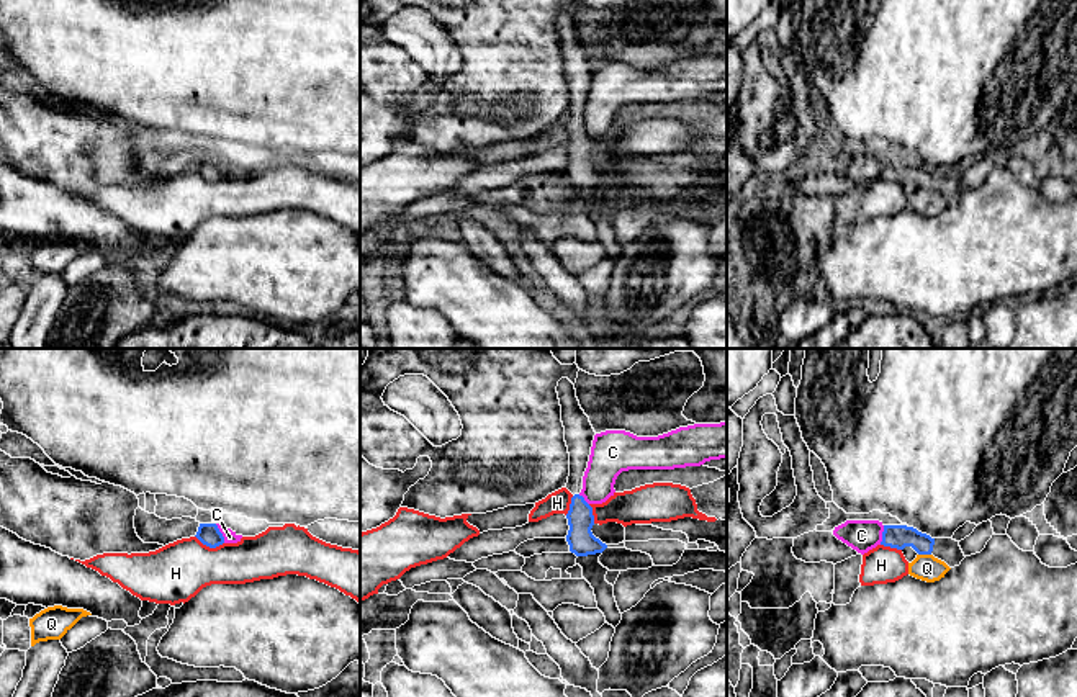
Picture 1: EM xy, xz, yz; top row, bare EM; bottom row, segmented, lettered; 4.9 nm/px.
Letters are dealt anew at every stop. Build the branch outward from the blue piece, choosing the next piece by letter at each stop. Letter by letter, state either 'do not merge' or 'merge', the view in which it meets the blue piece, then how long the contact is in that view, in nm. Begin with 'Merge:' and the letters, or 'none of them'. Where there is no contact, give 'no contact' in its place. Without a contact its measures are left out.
Merge: none of them
C: do not merge; contact in xy; length 110 nm
H: do not merge; contact in xy; length 150 nm
Q: do not merge; contact in yz; length 60 nm

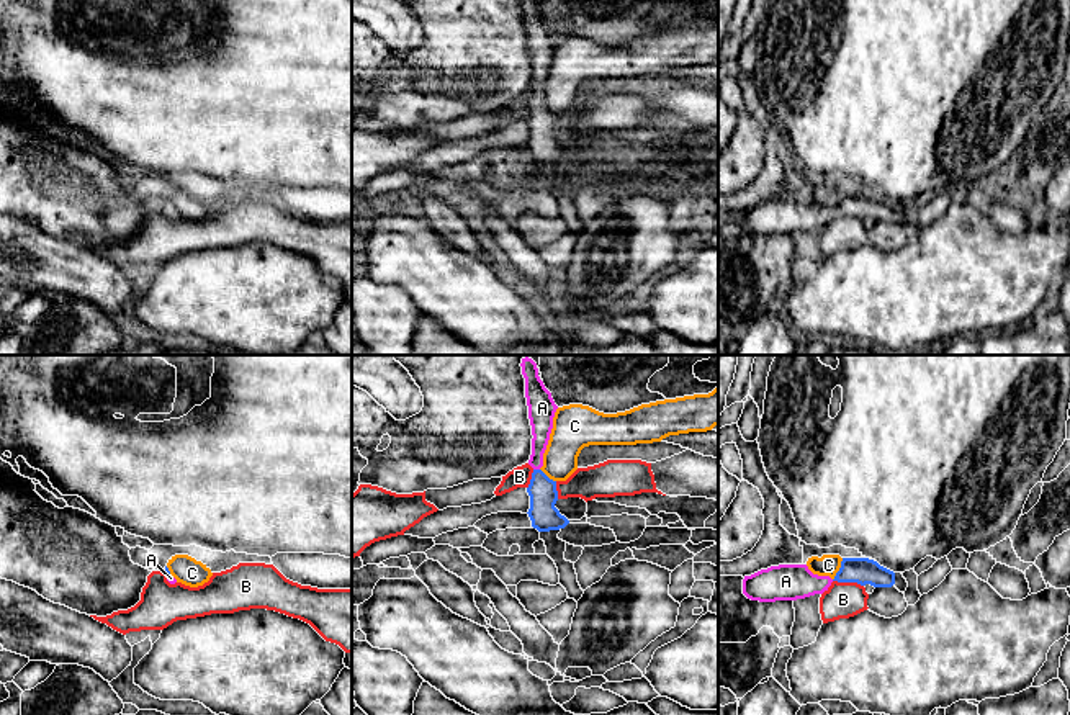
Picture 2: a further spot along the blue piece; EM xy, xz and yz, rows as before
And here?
Merge: A
A: merge; contact in xz; length 30 nm
B: do not merge; contact in yz; length 160 nm
C: do not merge; contact in yz; length 120 nm

